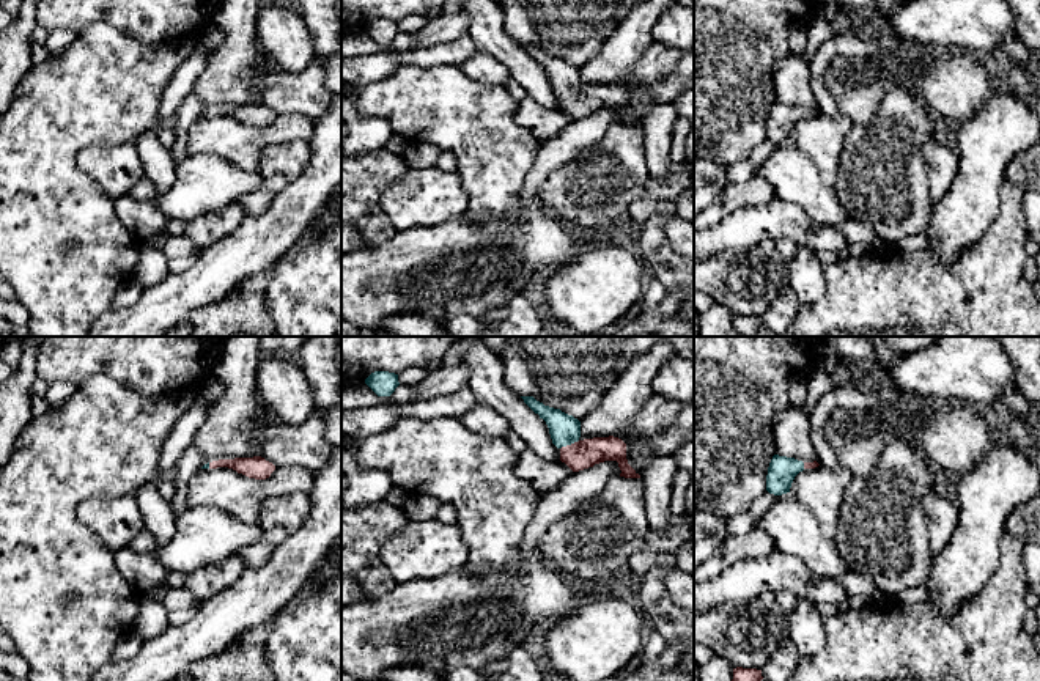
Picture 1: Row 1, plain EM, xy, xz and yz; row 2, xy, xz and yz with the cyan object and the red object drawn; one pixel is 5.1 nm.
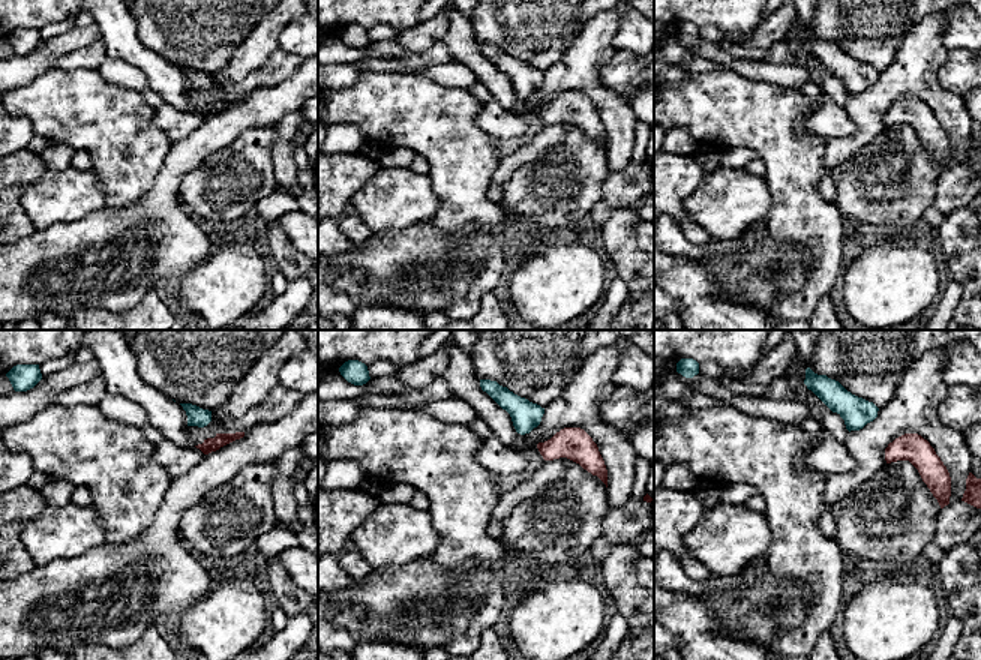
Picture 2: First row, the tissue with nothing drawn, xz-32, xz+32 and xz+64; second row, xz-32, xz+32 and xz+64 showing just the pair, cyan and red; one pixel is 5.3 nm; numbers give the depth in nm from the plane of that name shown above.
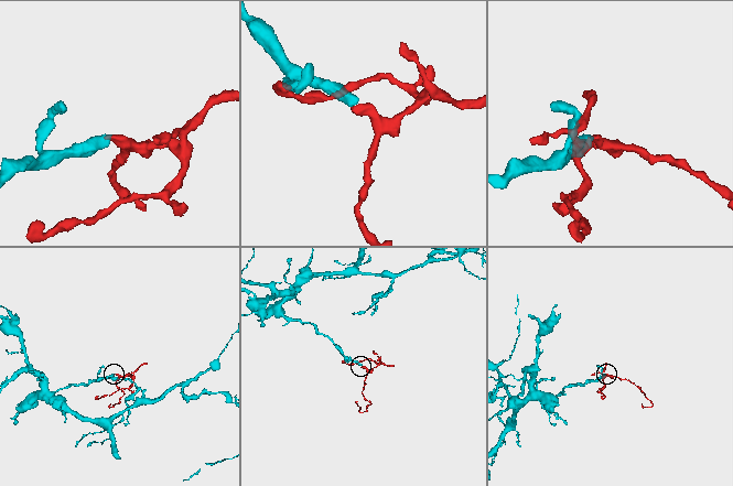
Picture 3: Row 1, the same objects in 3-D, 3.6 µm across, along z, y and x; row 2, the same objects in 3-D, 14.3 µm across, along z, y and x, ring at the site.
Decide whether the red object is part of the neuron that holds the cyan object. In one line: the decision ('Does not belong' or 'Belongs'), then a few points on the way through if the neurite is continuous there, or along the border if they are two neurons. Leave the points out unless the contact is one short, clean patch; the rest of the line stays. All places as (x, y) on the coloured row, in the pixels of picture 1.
Belongs. Path across: xz (565, 430), (568, 444), (578, 453), (586, 453)

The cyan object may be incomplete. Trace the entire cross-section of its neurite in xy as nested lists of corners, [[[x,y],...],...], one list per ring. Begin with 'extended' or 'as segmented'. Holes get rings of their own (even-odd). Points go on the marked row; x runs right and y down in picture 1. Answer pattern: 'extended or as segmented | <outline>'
extended | [[[261,456],[219,459],[205,464],[201,469],[228,467],[249,478],[266,480],[275,470],[275,466]]]

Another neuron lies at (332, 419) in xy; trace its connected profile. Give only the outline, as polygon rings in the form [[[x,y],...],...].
[[[341,399],[337,406],[330,407],[327,412],[316,412],[326,425],[326,437],[329,444],[335,448],[341,447]]]

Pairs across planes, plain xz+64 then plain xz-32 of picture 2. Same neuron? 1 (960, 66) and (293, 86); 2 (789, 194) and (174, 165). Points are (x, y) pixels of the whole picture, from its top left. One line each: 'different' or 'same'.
1: different
2: different

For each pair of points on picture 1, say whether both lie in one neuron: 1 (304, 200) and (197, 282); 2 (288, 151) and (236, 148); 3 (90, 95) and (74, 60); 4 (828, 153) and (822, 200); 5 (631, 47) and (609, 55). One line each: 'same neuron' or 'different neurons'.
1: same neuron
2: different neurons
3: same neuron
4: different neurons
5: same neuron

